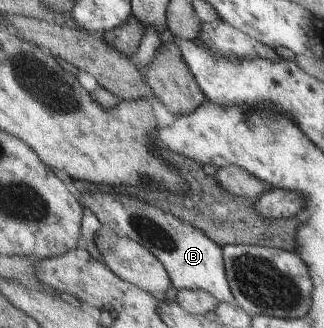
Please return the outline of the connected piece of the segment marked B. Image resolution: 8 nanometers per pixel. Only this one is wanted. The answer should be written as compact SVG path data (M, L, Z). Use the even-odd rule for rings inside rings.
M101 187L88 192L77 192L78 200L98 218L102 228L118 237L135 239L138 244L154 253L164 265L172 286L180 289L205 290L217 298L217 302L236 303L226 276L224 250L205 232L189 222L178 219L159 207L136 197L118 195Z

